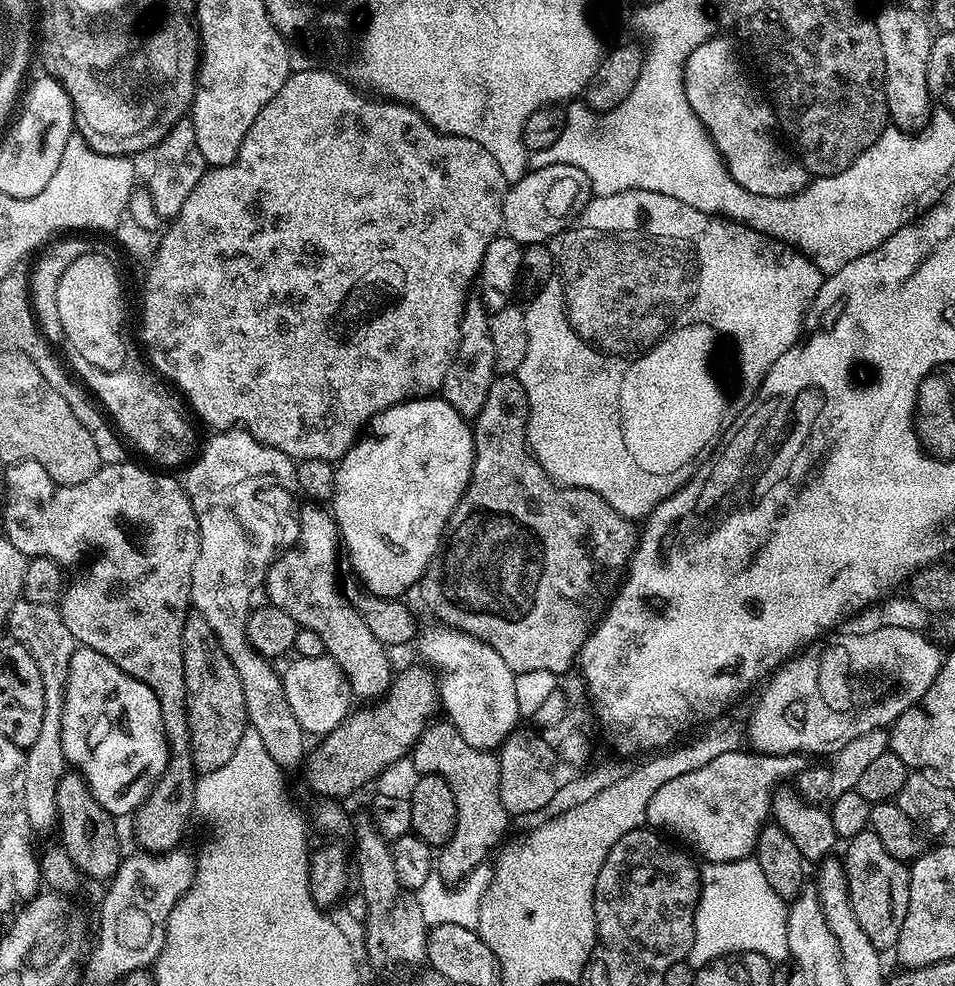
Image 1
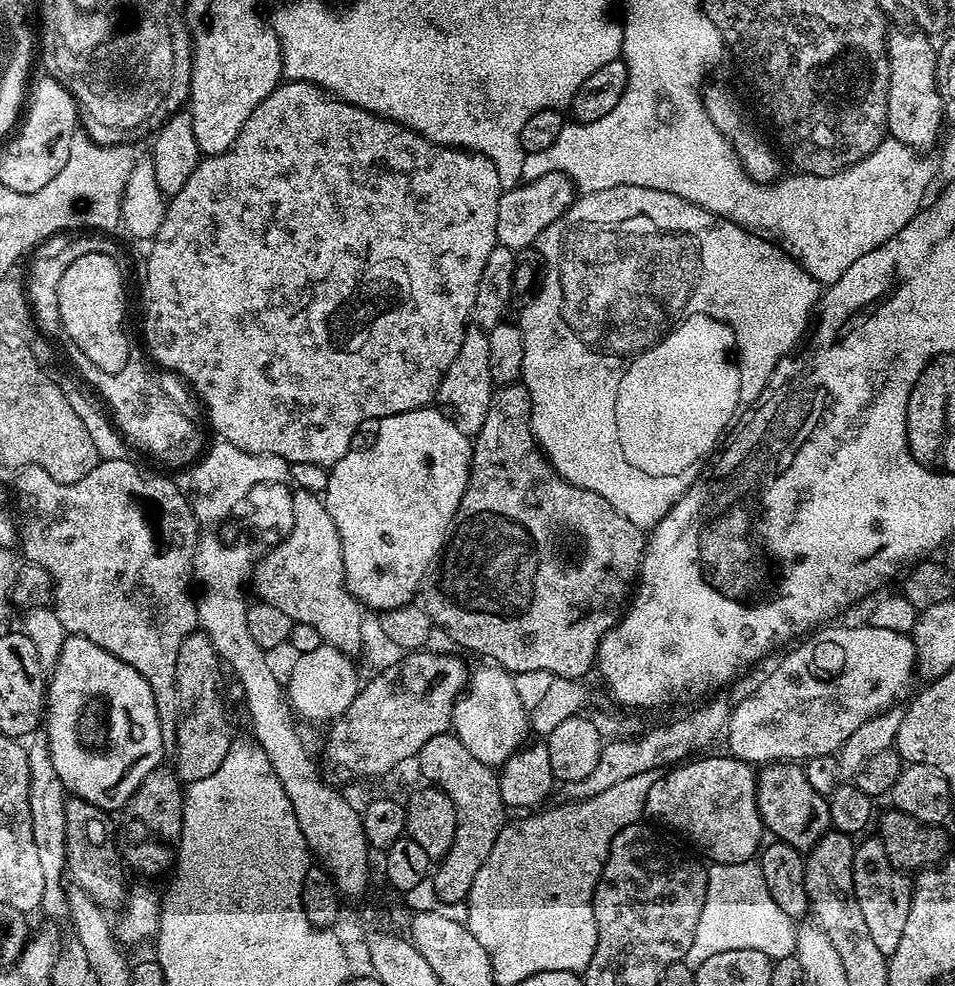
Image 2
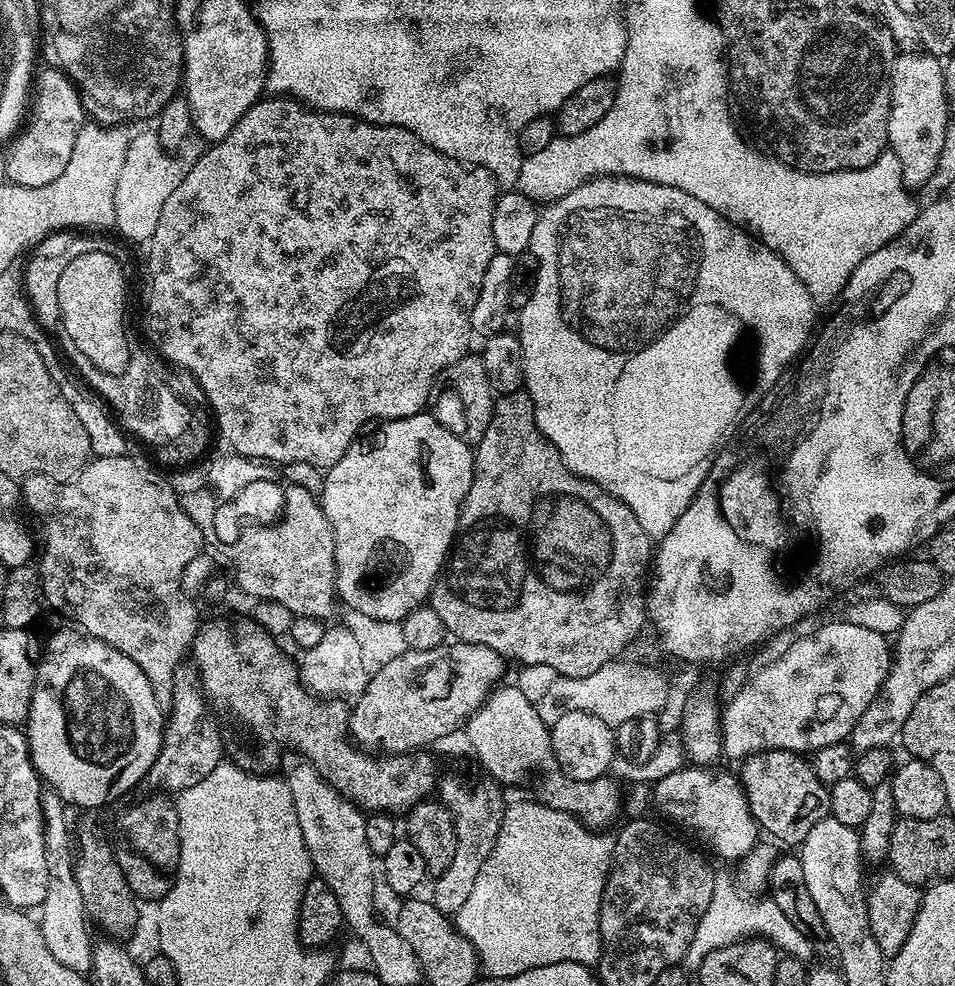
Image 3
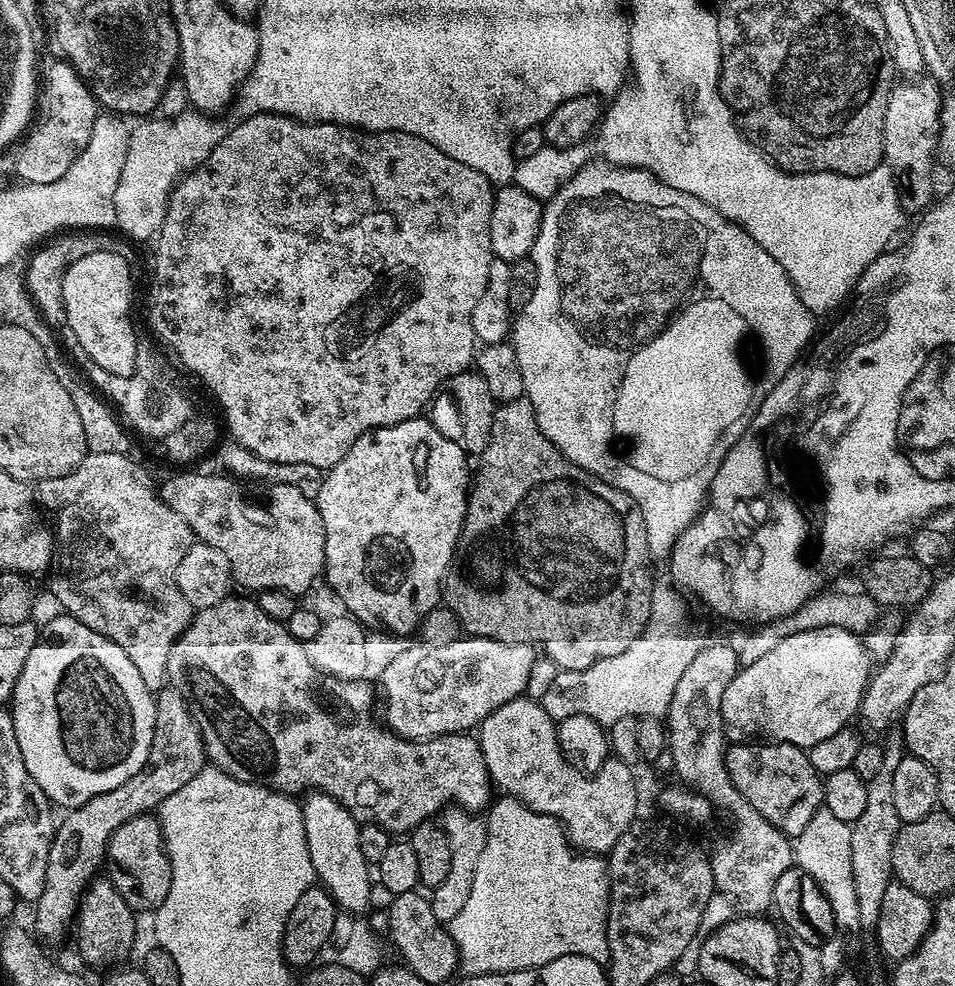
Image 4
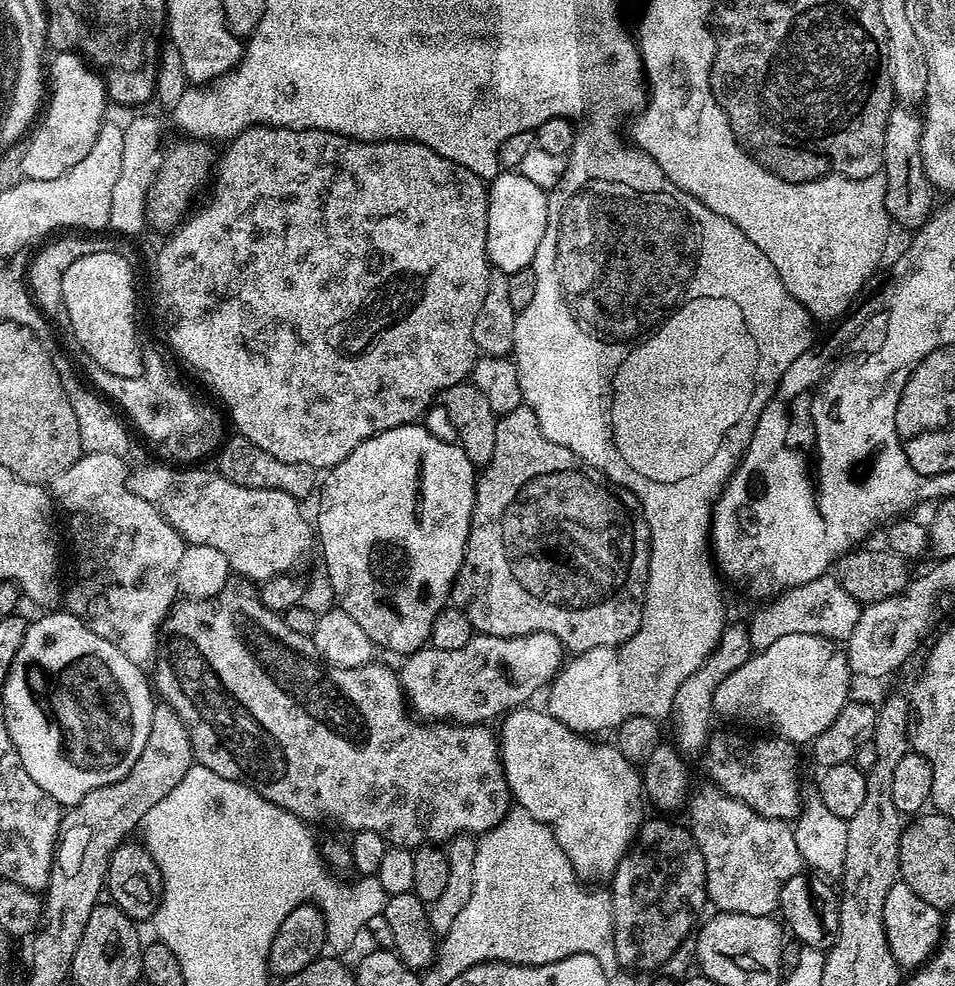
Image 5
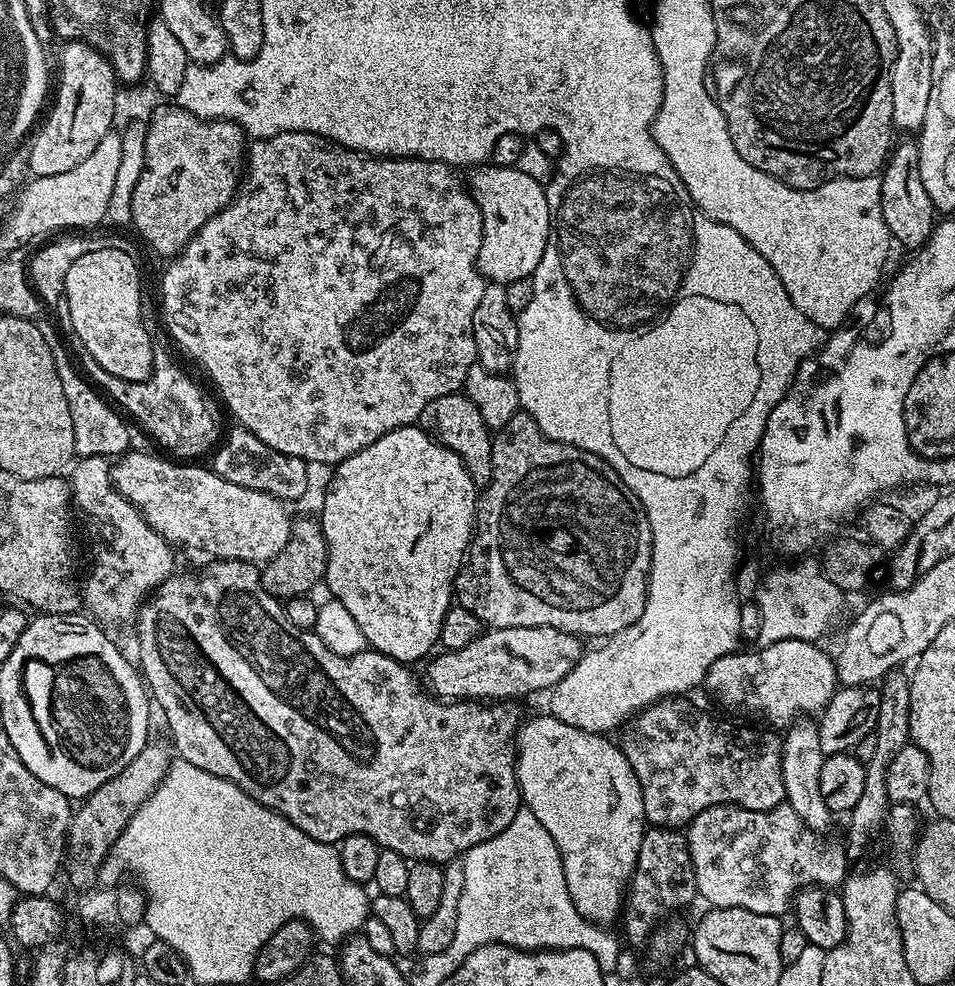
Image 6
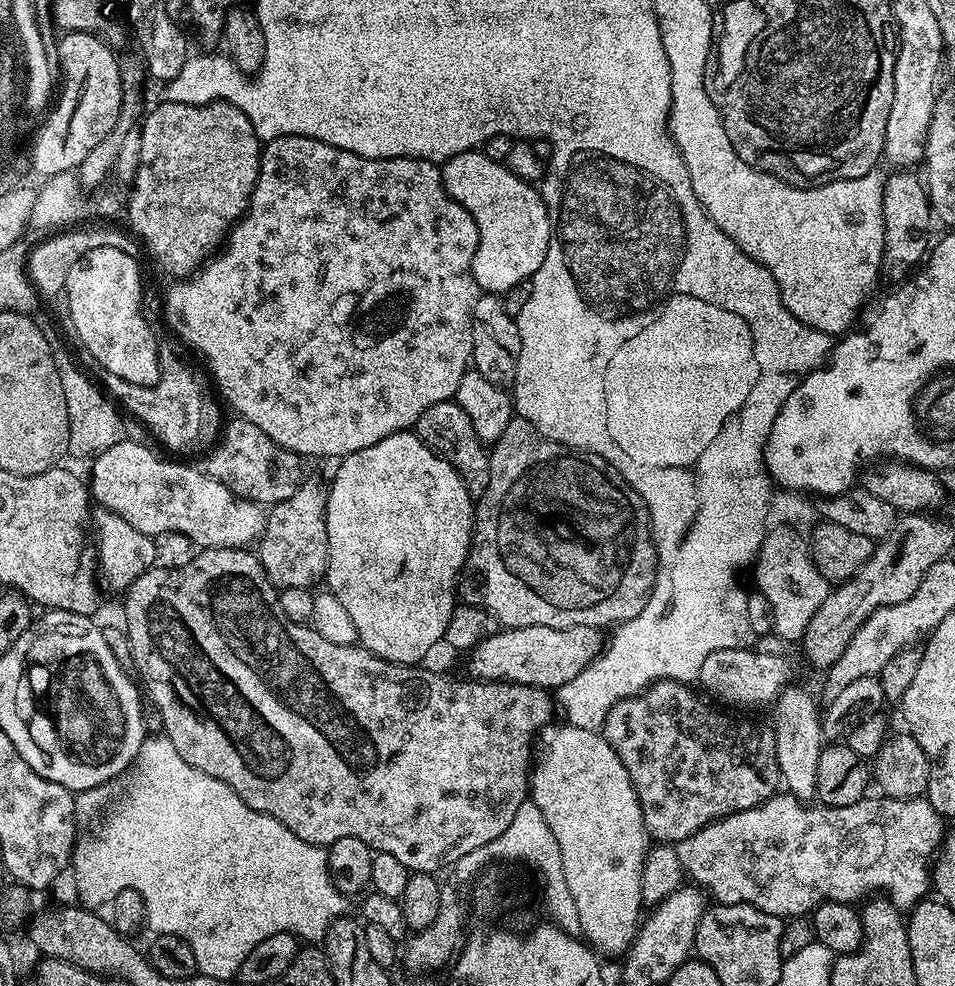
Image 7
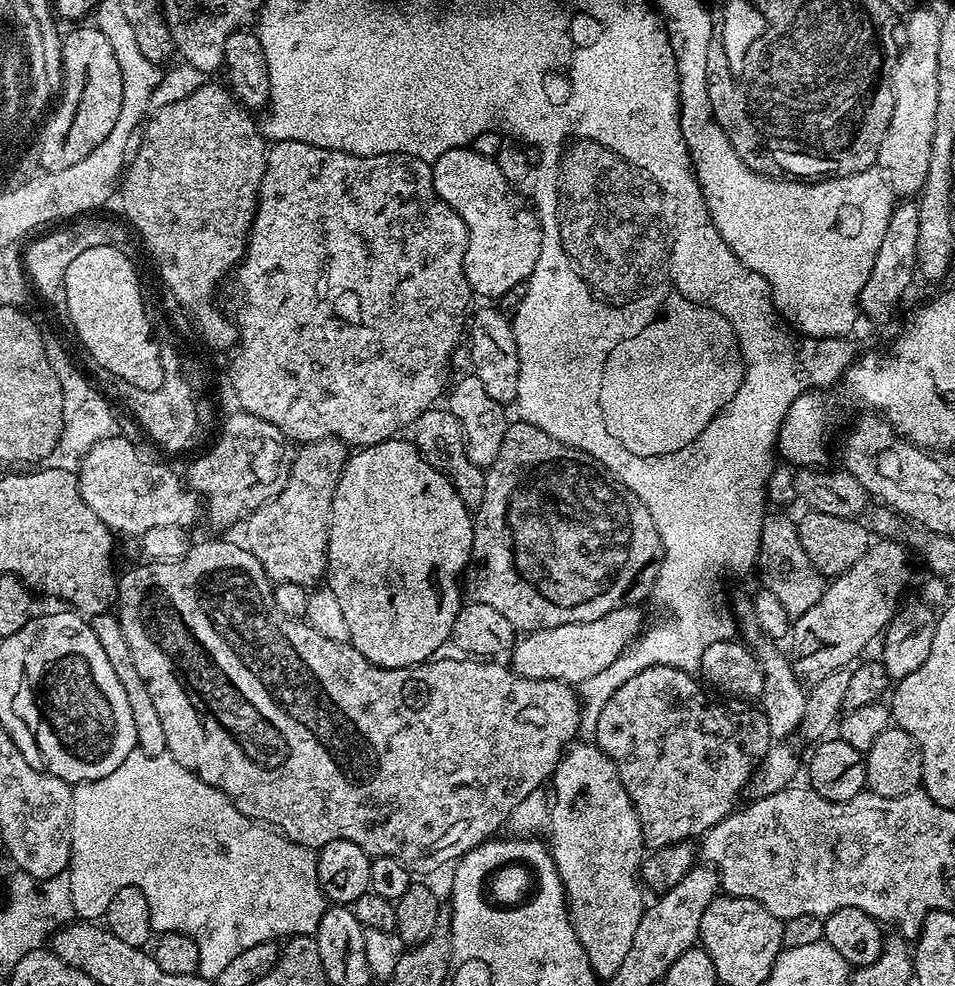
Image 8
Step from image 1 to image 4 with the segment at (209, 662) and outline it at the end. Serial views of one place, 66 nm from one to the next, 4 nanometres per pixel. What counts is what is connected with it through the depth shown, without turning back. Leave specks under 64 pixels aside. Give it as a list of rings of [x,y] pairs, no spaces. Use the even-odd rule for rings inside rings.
[[[165,686],[155,693],[155,698],[154,738],[150,754],[146,758],[146,766],[142,766],[142,770],[138,770],[138,774],[134,774],[130,782],[122,782],[122,786],[117,786],[115,790],[106,790],[106,794],[90,798],[90,802],[71,809],[65,815],[68,817],[59,821],[48,855],[44,889],[34,902],[34,932],[41,941],[60,940],[67,928],[69,931],[84,889],[99,873],[96,871],[99,870],[100,863],[105,863],[108,839],[112,837],[114,830],[118,830],[122,822],[130,822],[130,818],[155,813],[161,802],[170,798],[170,794],[178,794],[178,790],[182,790],[186,782],[194,778],[194,774],[206,767],[204,739],[184,695],[175,687]]]

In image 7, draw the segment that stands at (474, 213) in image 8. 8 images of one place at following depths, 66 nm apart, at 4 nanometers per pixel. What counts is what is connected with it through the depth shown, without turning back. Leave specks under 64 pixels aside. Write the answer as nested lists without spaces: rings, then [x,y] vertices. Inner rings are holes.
[[[483,150],[463,152],[443,161],[442,175],[446,190],[469,212],[478,226],[478,250],[474,250],[472,259],[472,277],[481,293],[505,294],[520,283],[531,281],[532,275],[542,266],[542,258],[546,258],[546,250],[552,237],[552,223],[548,217],[548,207],[544,205],[544,197],[535,183],[518,178],[508,168],[507,163],[491,161]]]

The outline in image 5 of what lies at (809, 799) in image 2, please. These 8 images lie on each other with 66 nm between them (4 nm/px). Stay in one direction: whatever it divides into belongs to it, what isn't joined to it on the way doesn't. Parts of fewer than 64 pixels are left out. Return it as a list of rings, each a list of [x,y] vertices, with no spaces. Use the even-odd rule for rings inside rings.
[[[736,732],[713,735],[706,745],[708,772],[716,783],[713,785],[766,818],[795,821],[802,803],[802,791],[796,785],[797,745],[780,736],[764,734],[761,737],[761,740],[748,741]]]

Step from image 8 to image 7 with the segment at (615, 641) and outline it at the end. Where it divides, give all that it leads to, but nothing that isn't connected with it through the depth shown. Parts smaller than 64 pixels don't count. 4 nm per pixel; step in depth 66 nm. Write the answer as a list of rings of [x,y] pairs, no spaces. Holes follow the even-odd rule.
[[[522,626],[504,628],[471,649],[468,660],[469,677],[478,680],[503,680],[510,684],[525,684],[545,690],[561,688],[602,651],[601,629],[590,626],[551,628]]]

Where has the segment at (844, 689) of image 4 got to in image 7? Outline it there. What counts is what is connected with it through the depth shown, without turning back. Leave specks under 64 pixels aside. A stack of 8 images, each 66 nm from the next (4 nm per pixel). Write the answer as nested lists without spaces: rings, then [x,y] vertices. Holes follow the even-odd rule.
[[[751,647],[734,650],[714,650],[714,654],[702,662],[698,677],[701,684],[712,696],[721,700],[719,703],[737,704],[740,708],[760,708],[771,705],[776,697],[789,687],[792,668],[780,656],[772,652],[752,652]]]

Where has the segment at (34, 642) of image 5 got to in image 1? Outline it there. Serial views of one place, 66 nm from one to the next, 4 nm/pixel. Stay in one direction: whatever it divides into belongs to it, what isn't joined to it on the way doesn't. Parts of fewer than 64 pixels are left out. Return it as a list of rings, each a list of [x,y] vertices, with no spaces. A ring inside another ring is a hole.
[[[77,646],[64,687],[62,750],[65,761],[79,772],[106,811],[116,818],[135,813],[168,761],[168,743],[154,690],[114,666],[110,658]]]

